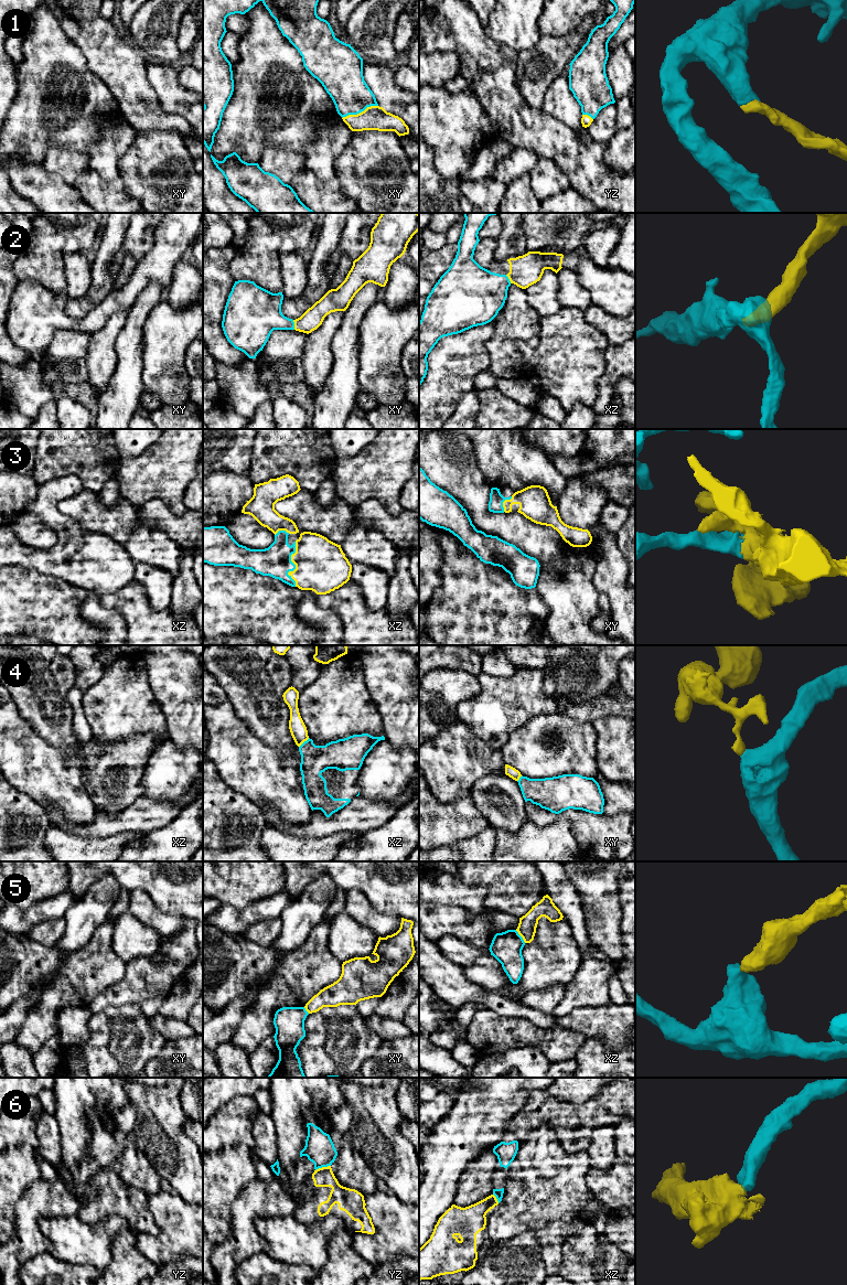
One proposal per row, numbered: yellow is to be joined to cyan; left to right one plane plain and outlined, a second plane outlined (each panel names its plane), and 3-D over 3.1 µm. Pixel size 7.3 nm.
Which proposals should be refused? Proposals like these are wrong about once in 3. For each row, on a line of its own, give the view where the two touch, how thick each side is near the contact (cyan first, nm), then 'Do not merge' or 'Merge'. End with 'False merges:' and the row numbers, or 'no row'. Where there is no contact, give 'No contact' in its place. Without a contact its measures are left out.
1: Touches cyan in xy. Thickness 280 nm (cyan) against 180 nm. Merge
2: Touches cyan in xy. Thickness 280 nm (cyan) against 150 nm. Merge
3: Touches cyan in xz. Thickness 220 nm (cyan) against 380 nm. Merge
4: Touches cyan in xz. Thickness 200 nm (cyan) against 120 nm. Do not merge
5: Touches cyan in xz. Thickness 220 nm (cyan) against 140 nm. Do not merge
6: Touches cyan in yz. Thickness 220 nm (cyan) against 140 nm. Do not merge
False merges: 4, 5, 6

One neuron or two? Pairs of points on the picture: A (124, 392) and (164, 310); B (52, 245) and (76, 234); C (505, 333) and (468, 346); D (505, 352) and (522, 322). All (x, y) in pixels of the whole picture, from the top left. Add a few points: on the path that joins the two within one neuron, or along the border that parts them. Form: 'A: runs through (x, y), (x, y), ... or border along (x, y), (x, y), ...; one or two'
A: border along (142, 328), (142, 381); two
B: border along (52, 224), (64, 238), (64, 254); two
C: border along (500, 314), (494, 334), (485, 343), (490, 365); two
D: runs through (501, 344), (500, 341), (514, 327); one

